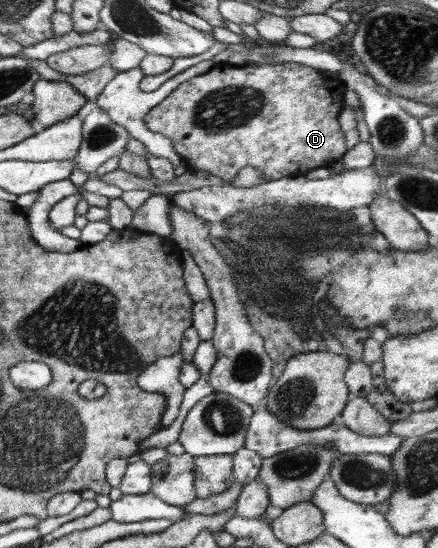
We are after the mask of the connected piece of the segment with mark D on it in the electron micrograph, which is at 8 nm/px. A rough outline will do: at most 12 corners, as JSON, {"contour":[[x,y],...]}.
{"contour":[[216,63],[144,118],[189,169],[347,152],[341,77]]}

